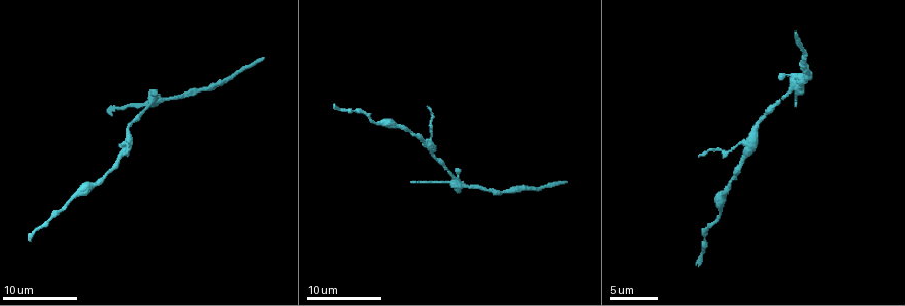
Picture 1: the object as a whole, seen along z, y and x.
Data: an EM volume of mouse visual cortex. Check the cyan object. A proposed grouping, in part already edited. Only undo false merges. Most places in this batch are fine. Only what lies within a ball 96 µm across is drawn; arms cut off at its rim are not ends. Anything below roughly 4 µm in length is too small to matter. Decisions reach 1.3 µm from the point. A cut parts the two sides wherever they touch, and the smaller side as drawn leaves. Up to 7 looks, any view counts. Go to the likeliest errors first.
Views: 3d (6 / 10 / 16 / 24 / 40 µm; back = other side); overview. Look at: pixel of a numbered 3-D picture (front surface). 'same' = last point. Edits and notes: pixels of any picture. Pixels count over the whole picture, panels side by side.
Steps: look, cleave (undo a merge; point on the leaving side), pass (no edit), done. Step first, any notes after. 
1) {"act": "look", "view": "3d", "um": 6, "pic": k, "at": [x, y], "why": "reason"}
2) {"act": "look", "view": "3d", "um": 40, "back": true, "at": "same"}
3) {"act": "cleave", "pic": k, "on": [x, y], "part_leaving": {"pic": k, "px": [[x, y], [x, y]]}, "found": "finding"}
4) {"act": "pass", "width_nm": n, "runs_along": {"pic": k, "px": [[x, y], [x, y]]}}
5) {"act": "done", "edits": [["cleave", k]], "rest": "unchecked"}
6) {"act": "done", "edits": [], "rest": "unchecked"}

{"act": "look", "view": "3d", "um": 16, "pic": 1, "at": [744, 143]}

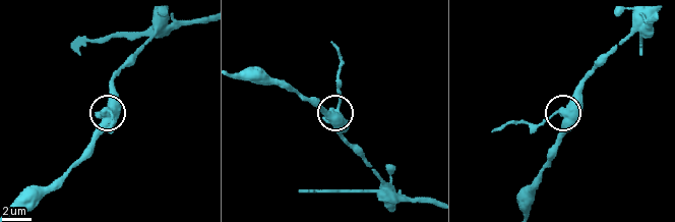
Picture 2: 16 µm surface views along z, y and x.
{"act": "look", "view": "3d", "um": 16, "back": true, "pic": 2, "at": [106, 113]}

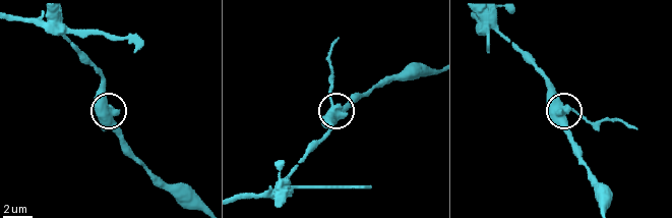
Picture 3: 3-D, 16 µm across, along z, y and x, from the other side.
{"act": "cleave", "pic": 3, "on": [330, 85], "part_leaving": {"pic": 3, "px": [[331, 103], [329, 53], [338, 40]]}, "found": "two neurons meet here"}

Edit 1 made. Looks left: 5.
{"act": "look", "view": "3d", "um": 6, "pic": 1, "at": [146, 101], "why": "three arms meet"}

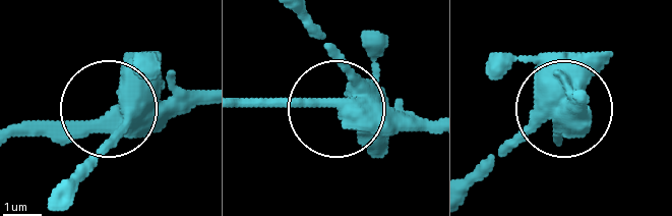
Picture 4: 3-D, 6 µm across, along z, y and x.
{"act": "cleave", "pic": 4, "on": [81, 131], "side_arm_um": 6, "part_leaving": {"pic": 4, "px": [[136, 109], [200, 99]]}, "found": "a second neuron is stuck on"}

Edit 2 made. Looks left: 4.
{"act": "look", "view": "3d", "um": 10, "pic": 1, "at": [75, 196], "why": "sudden change in width"}

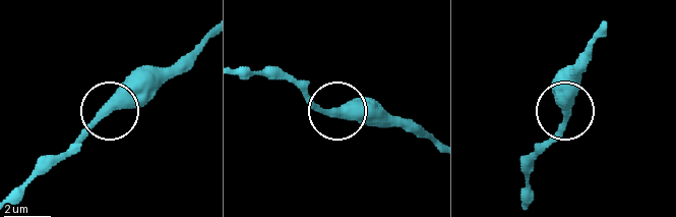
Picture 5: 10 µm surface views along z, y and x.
{"act": "pass", "runs_along": {"pic": 5, "px": [[433, 142], [405, 123], [363, 123], [322, 110], [296, 85]]}, "found": "continuous, no second neuron"}

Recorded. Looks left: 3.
{"act": "done", "edits": [["cleave", 3], ["cleave", 4]], "rest": "unchecked"}

